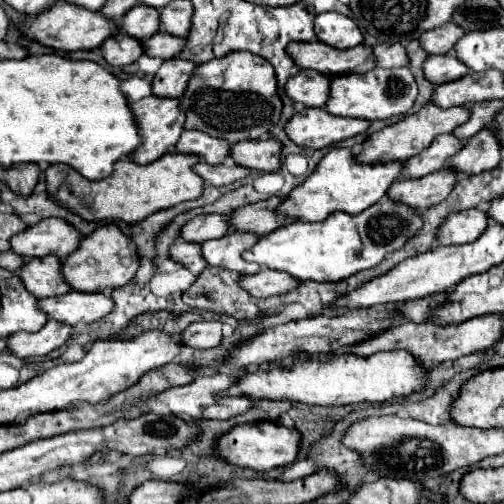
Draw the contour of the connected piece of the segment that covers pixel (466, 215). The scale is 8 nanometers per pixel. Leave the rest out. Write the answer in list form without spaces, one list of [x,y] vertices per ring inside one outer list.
[[[477,208],[453,212],[437,228],[437,242],[441,246],[467,244],[467,242],[477,240],[477,236],[481,236],[481,232],[485,228],[487,228],[485,212],[481,212]]]

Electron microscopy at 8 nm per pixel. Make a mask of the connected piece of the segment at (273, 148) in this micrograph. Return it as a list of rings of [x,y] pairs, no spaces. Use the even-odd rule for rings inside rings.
[[[273,138],[269,140],[247,140],[231,146],[231,158],[235,164],[251,170],[275,172],[281,164],[281,144]]]

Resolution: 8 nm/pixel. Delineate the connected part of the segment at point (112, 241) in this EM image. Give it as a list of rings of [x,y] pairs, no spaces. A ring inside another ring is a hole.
[[[103,224],[95,228],[89,236],[81,238],[77,252],[63,258],[61,264],[63,264],[63,278],[73,290],[103,292],[105,288],[117,288],[127,284],[139,268],[139,258],[131,240],[123,236],[115,224]]]

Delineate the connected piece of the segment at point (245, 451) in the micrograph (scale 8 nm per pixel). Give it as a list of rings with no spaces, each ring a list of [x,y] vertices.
[[[253,422],[253,424],[235,426],[229,434],[221,436],[217,452],[221,458],[225,458],[231,464],[267,472],[279,466],[293,464],[299,452],[299,444],[301,444],[301,432],[297,428],[287,428],[275,422]]]

